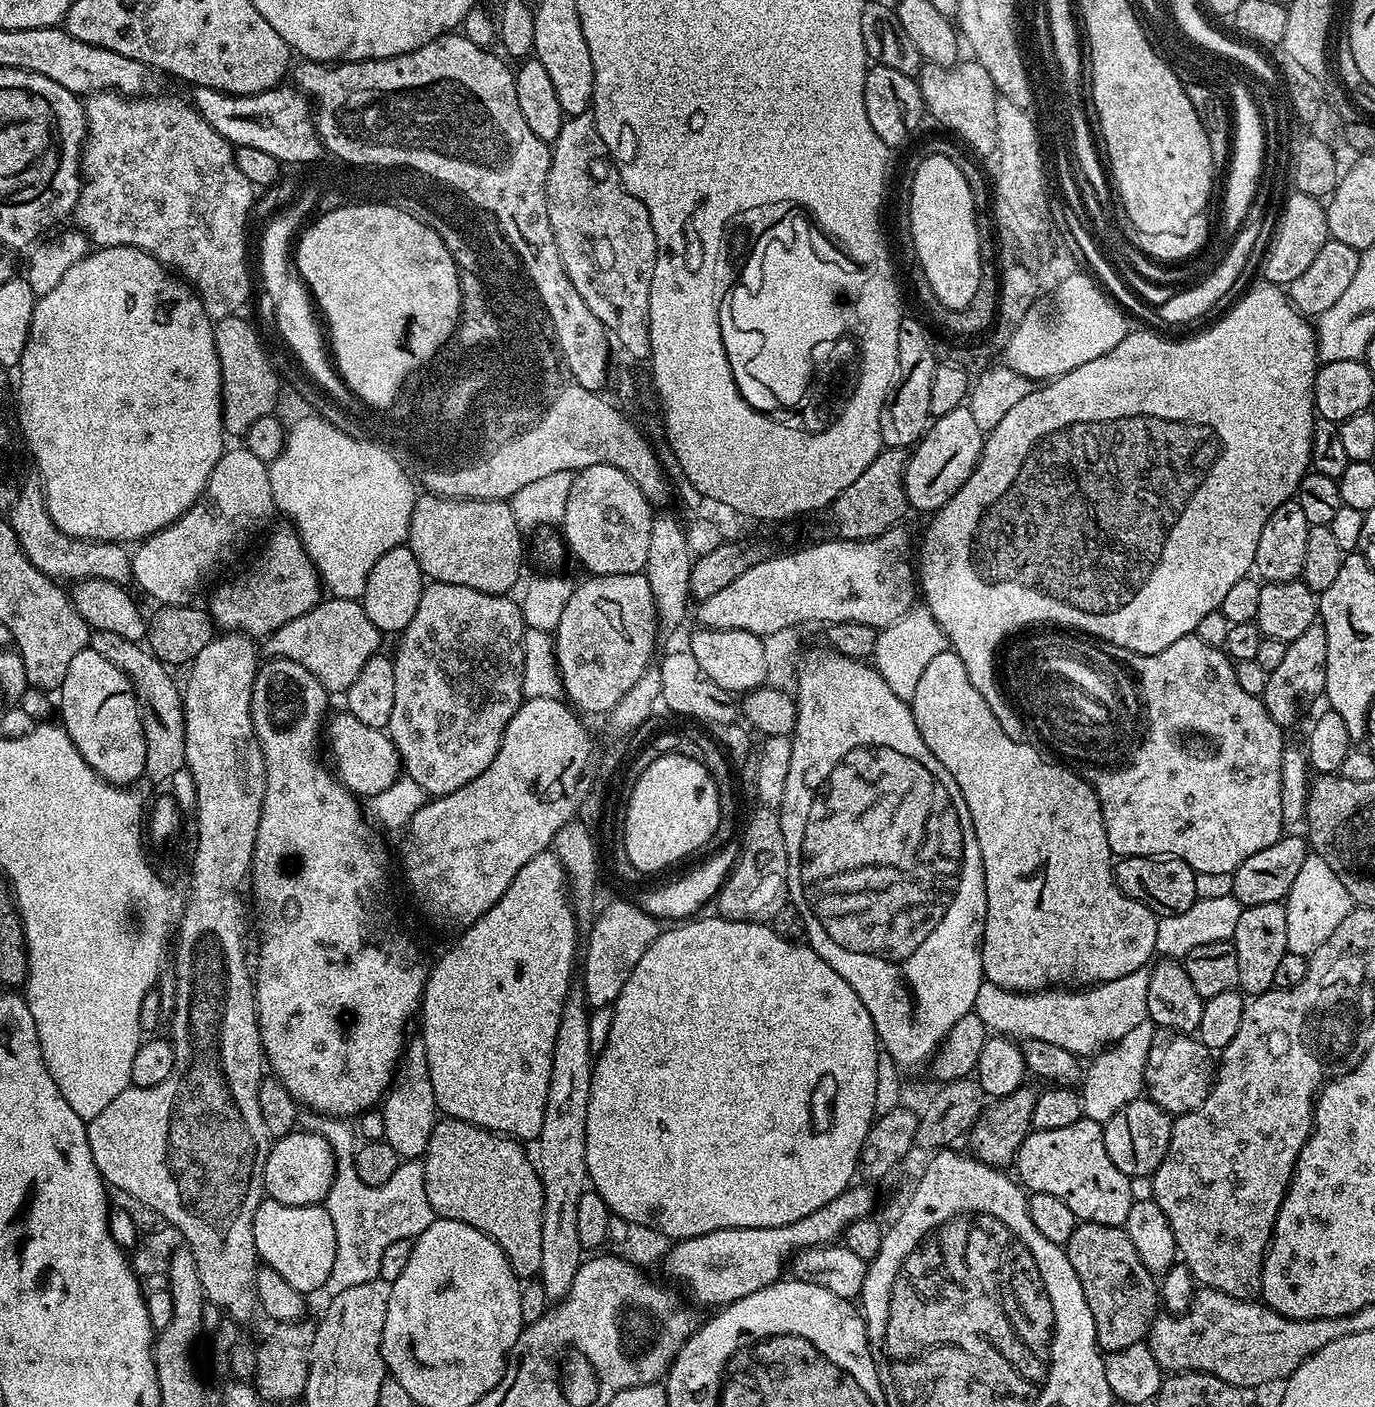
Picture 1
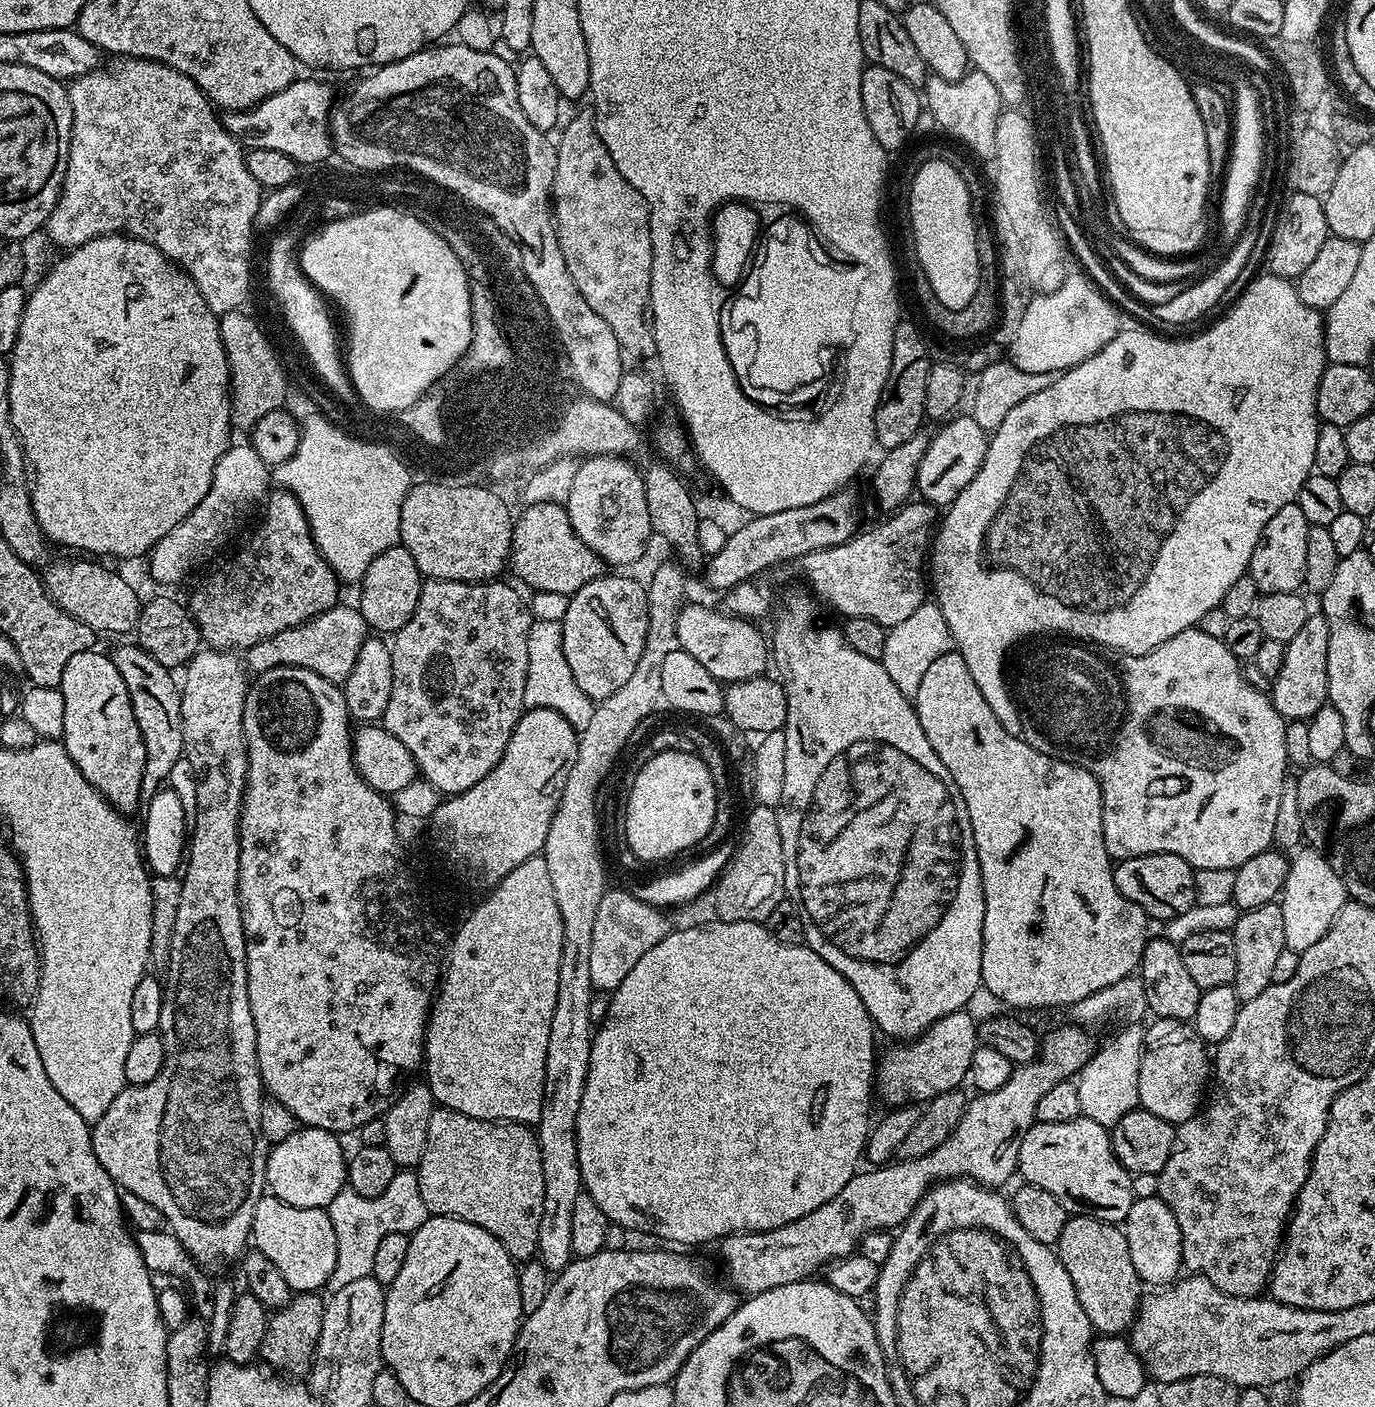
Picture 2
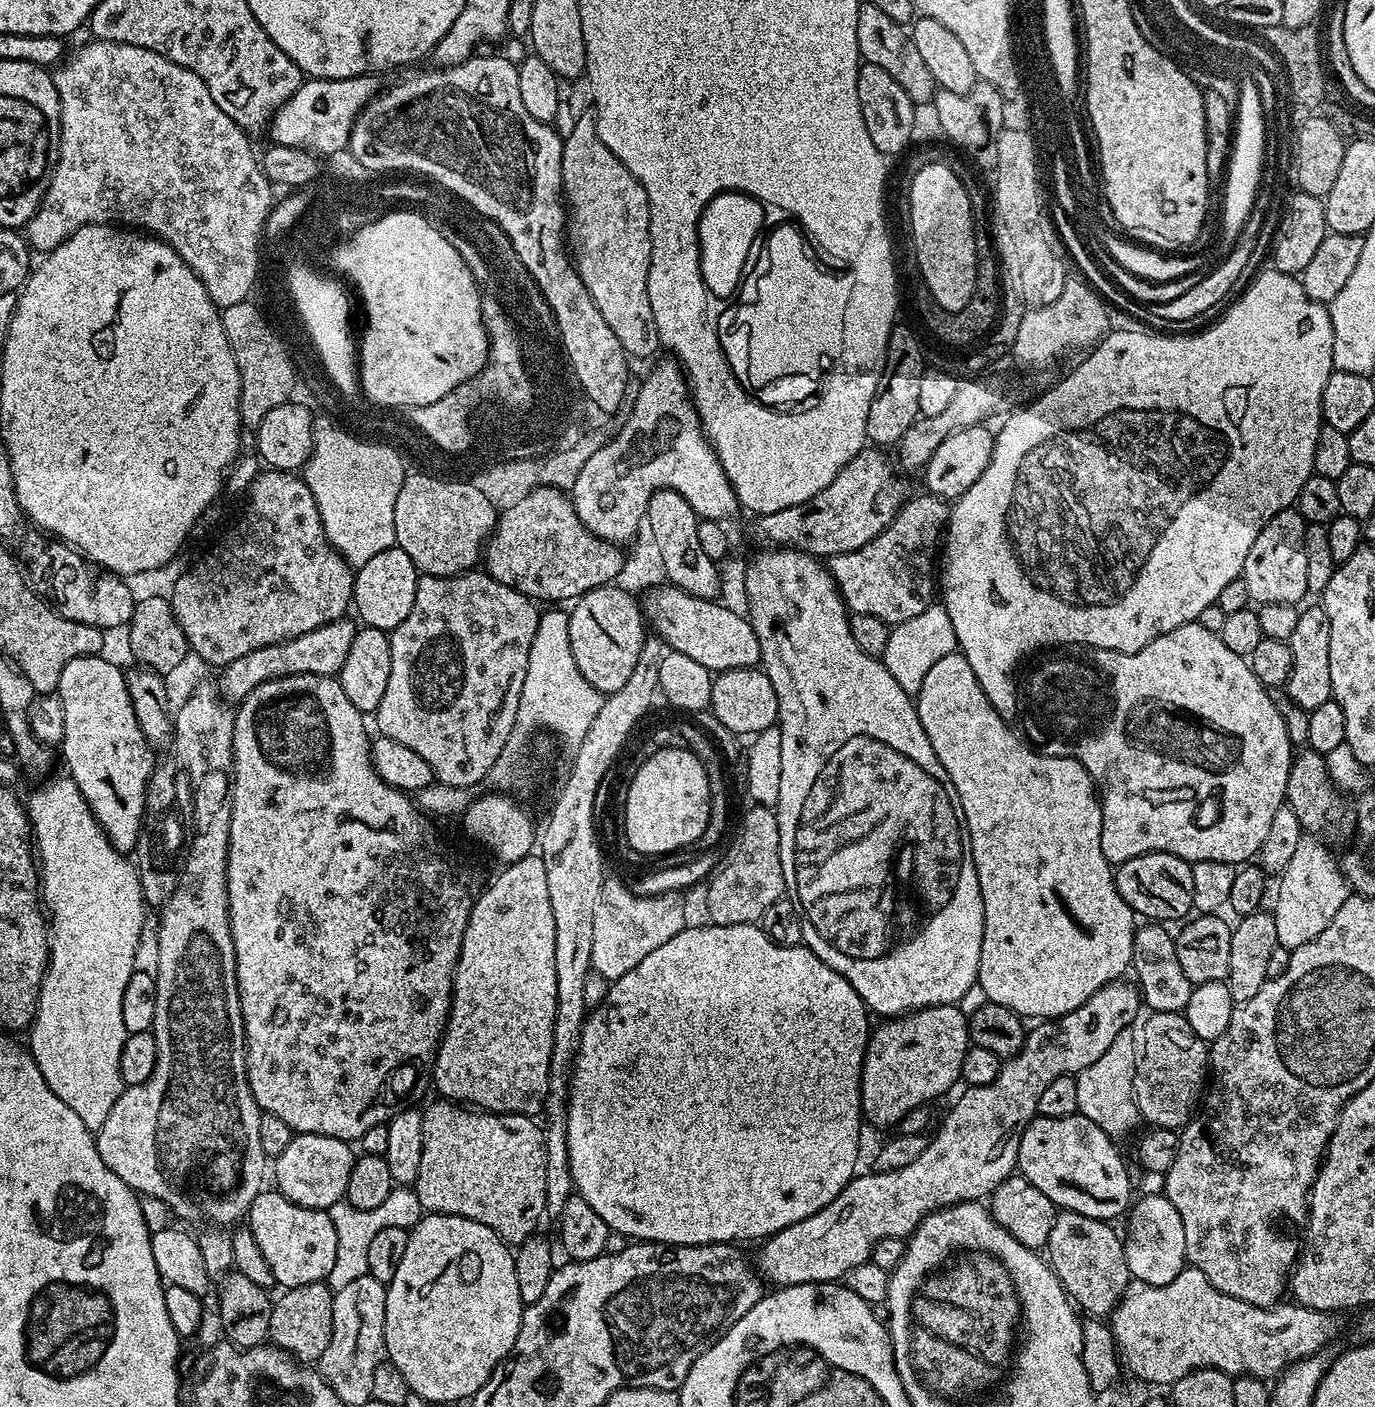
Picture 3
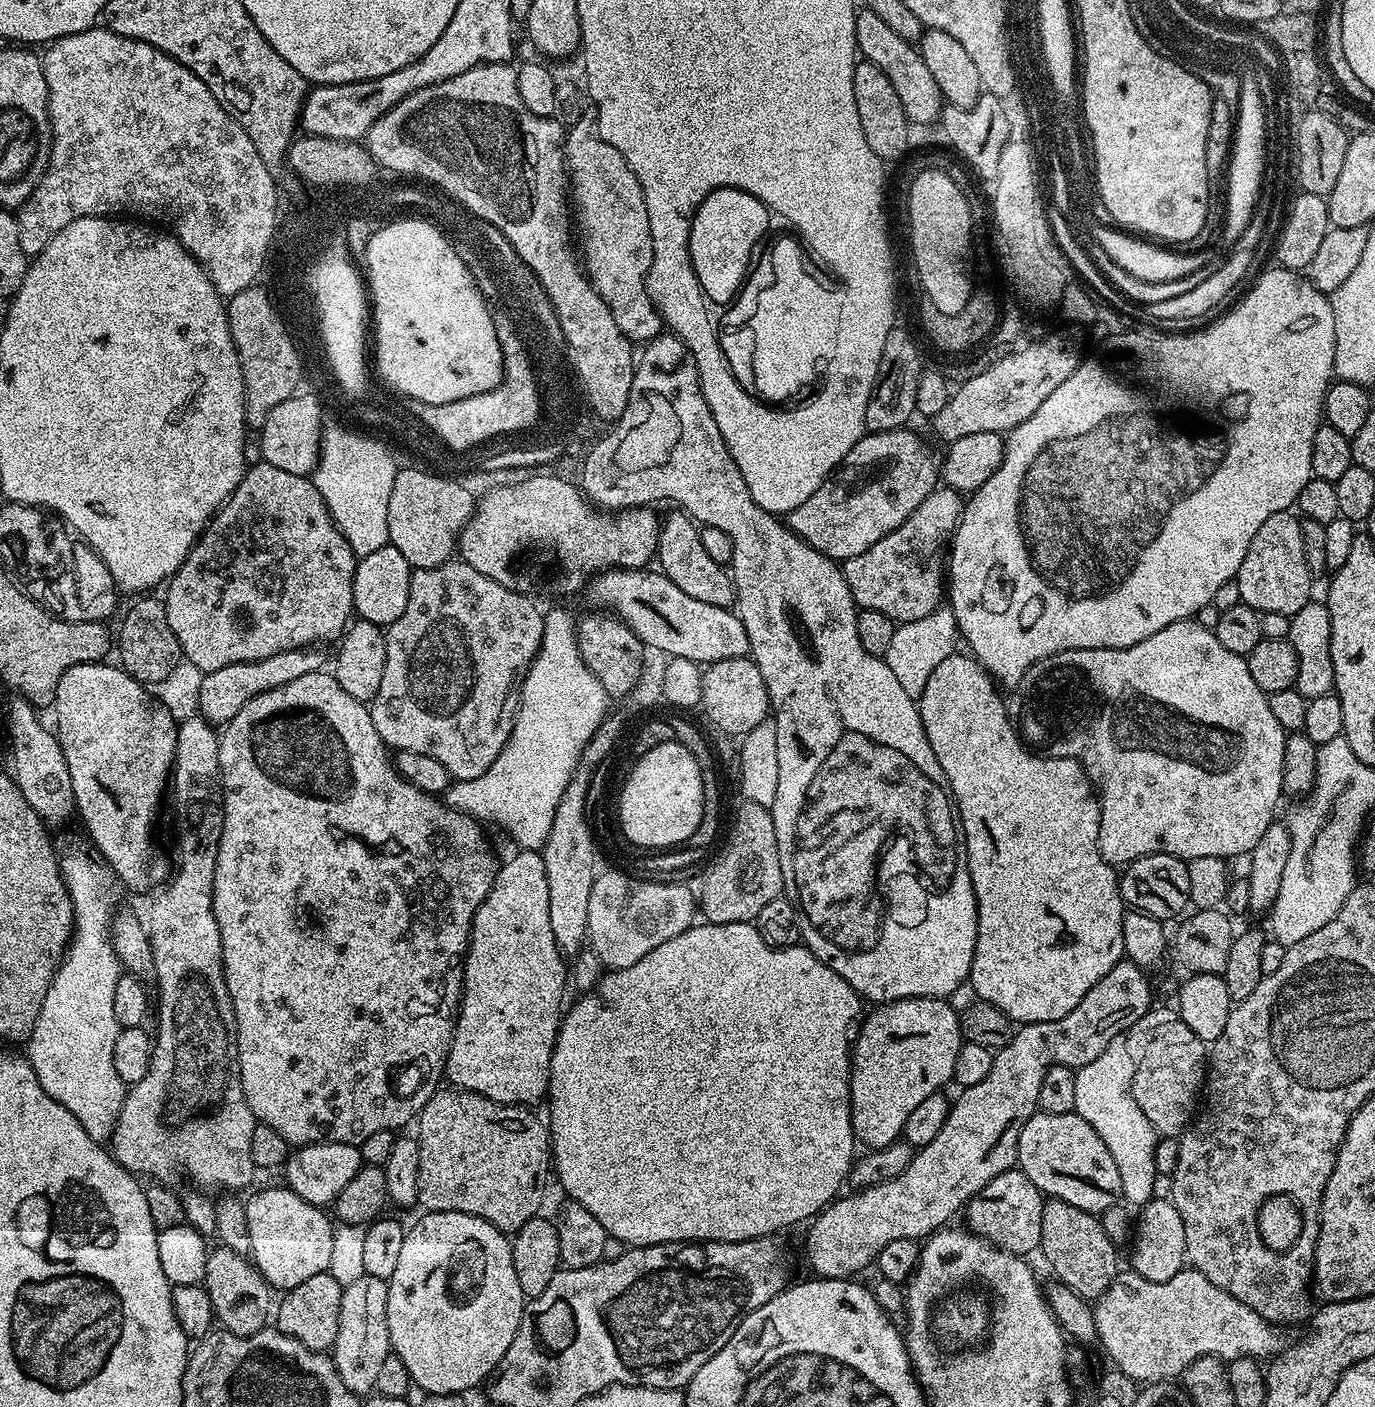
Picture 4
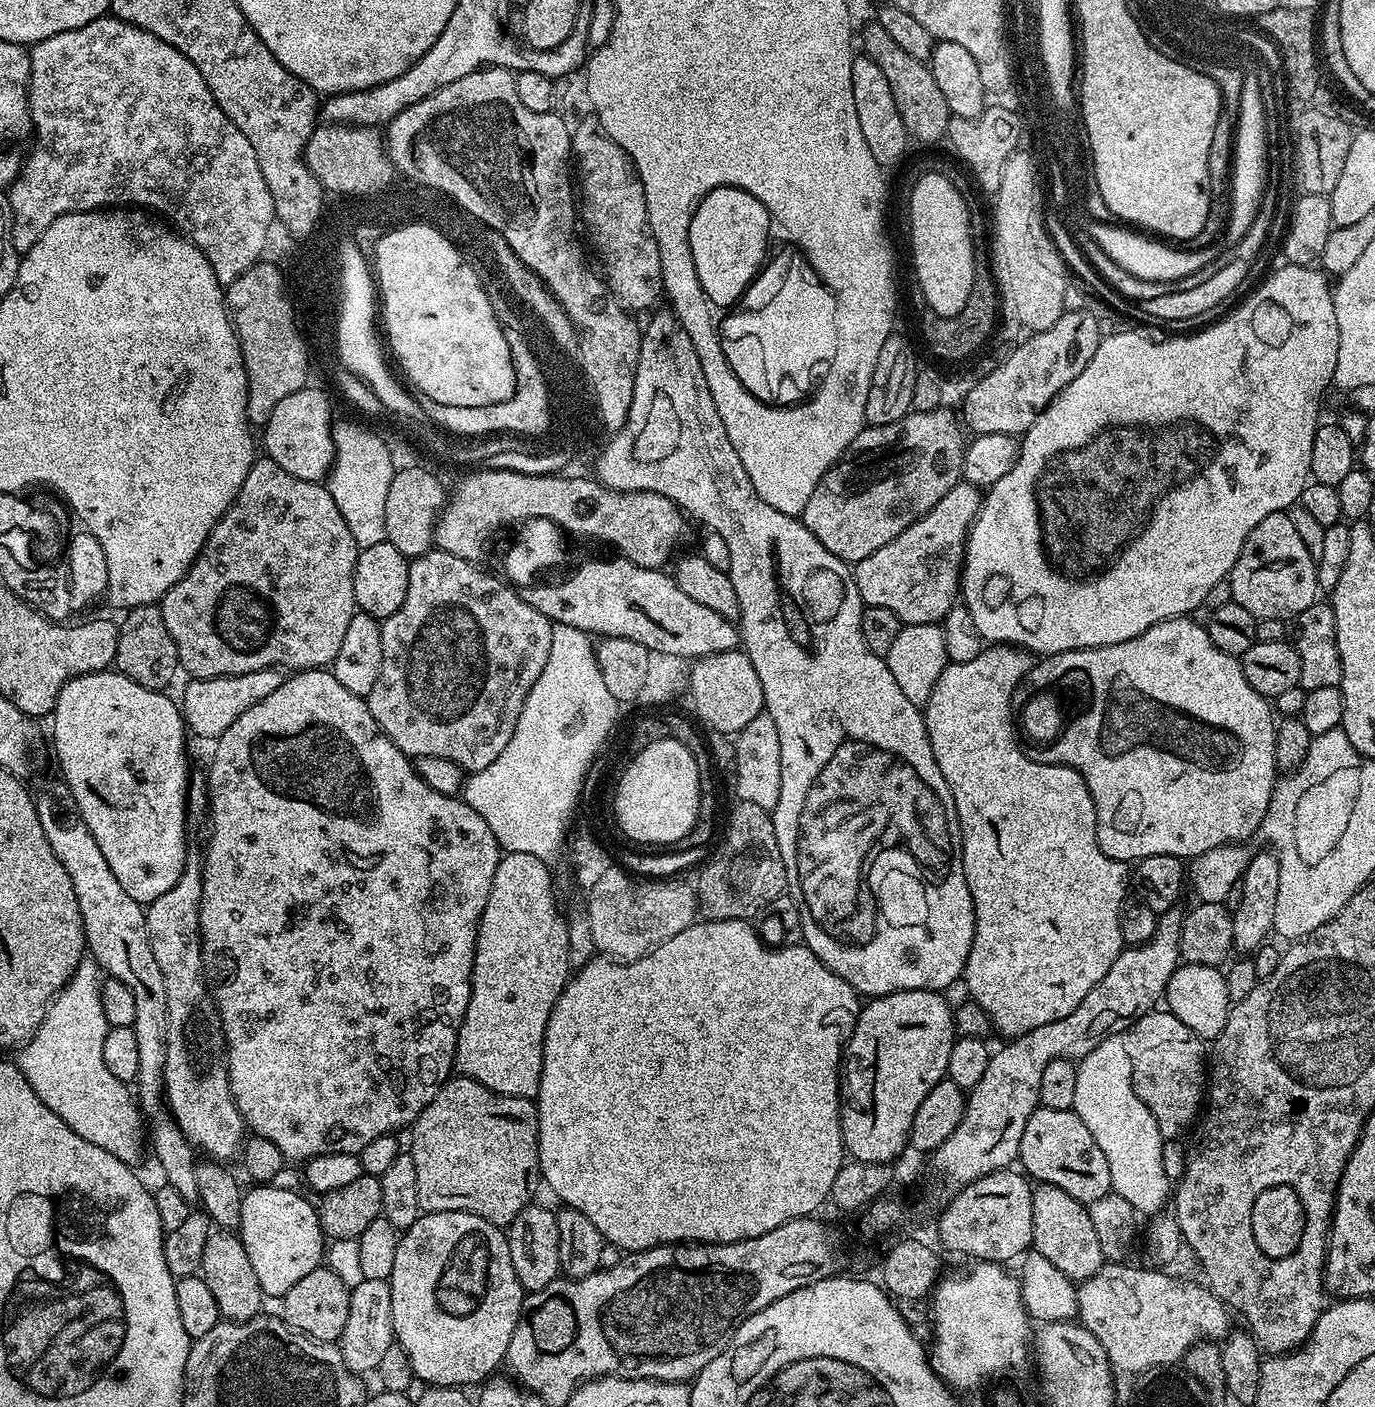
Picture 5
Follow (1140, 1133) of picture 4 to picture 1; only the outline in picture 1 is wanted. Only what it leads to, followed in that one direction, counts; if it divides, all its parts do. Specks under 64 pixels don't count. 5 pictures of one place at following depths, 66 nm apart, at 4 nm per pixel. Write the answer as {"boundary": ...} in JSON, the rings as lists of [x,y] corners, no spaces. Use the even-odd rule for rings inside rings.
{"boundary":[[[1151,1020],[1138,1022],[1134,1030],[1130,1030],[1117,1044],[1105,1048],[1103,1052],[1091,1057],[1083,1073],[1080,1103],[1084,1106],[1084,1116],[1090,1120],[1105,1122],[1118,1110],[1130,1102],[1134,1102],[1145,1091],[1145,1074],[1148,1056],[1153,1050],[1158,1029]]]}

